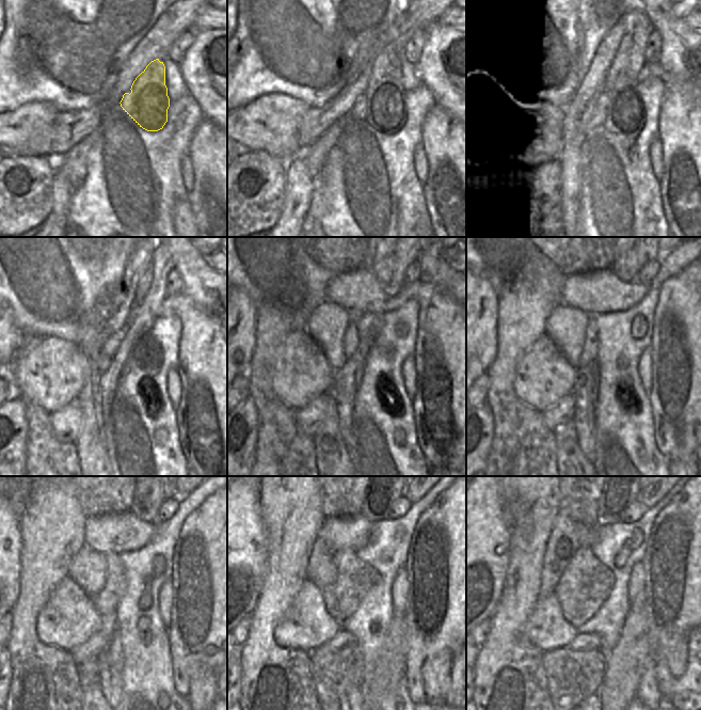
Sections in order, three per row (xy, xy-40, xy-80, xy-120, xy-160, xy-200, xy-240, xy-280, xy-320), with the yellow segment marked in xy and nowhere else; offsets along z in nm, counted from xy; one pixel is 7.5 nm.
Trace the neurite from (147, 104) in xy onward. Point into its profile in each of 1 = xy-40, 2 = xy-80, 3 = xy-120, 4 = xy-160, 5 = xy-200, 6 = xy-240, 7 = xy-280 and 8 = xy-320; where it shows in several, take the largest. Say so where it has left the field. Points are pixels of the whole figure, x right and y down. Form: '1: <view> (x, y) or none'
1: xy-40 (385, 111)
2: xy-80 (625, 115)
3: xy-120 (146, 353)
4: xy-160 (383, 269)
5: xy-200 (625, 266)
6: xy-240 (147, 498)
7: xy-280 (379, 498)
8: xy-320 (615, 498)

